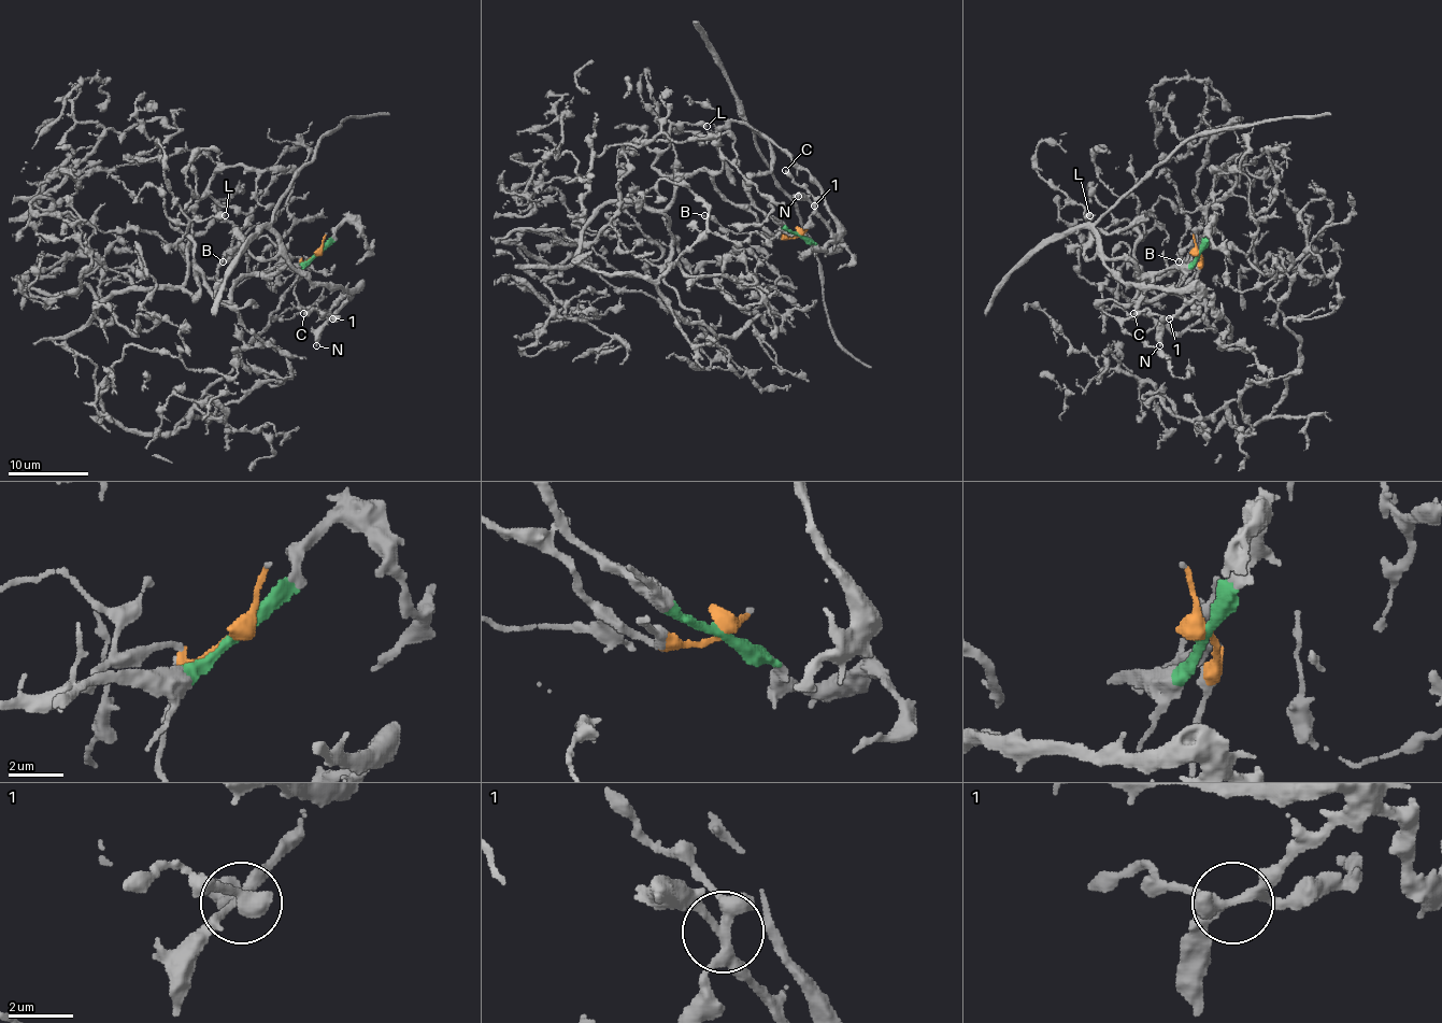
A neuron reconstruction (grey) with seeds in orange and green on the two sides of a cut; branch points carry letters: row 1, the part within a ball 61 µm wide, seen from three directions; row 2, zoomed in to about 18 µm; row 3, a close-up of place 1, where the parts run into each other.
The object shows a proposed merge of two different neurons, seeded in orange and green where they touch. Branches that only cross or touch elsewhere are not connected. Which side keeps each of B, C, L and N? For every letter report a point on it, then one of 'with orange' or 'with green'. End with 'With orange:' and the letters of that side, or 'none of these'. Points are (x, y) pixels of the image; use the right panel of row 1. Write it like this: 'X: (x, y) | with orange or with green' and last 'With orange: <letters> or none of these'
B: (1179, 261) | with orange
C: (1133, 313) | with orange
L: (1089, 215) | with orange
N: (1159, 345) | with green
With orange: B, C, L

